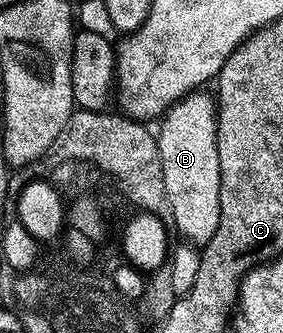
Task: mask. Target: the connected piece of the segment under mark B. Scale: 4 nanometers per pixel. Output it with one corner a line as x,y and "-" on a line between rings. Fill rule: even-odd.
194,91
176,101
160,118
161,131
156,134
172,226
175,225
184,240
199,247
209,242
218,230
221,194
217,102
212,92
205,92
209,91

